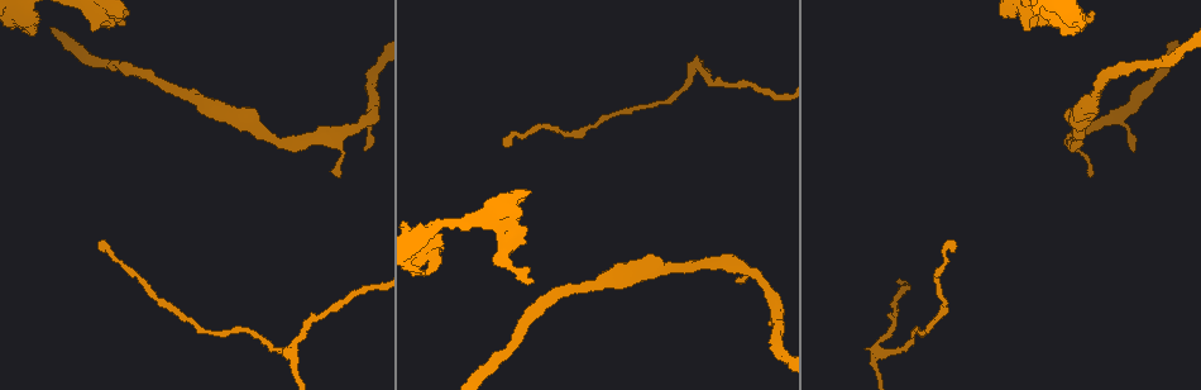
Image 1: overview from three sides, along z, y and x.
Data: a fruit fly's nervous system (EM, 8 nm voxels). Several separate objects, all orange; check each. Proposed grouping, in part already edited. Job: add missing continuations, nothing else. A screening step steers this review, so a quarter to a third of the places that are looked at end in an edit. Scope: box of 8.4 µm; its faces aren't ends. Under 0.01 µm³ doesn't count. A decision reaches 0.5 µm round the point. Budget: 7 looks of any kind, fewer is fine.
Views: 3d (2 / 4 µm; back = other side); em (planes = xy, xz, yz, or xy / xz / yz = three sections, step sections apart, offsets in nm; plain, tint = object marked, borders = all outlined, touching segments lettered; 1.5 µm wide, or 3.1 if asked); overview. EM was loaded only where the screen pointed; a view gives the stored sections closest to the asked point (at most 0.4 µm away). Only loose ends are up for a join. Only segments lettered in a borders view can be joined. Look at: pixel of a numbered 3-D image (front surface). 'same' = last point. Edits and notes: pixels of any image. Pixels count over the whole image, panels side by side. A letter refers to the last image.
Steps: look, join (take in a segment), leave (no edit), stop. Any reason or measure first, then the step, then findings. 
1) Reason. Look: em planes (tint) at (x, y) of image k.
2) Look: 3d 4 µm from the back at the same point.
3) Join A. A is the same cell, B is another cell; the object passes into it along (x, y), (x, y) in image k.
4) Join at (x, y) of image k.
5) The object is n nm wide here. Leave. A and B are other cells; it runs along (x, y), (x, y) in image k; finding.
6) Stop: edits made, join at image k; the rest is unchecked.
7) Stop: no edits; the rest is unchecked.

Look: 3d 2 µm at (502, 142) of image 1.

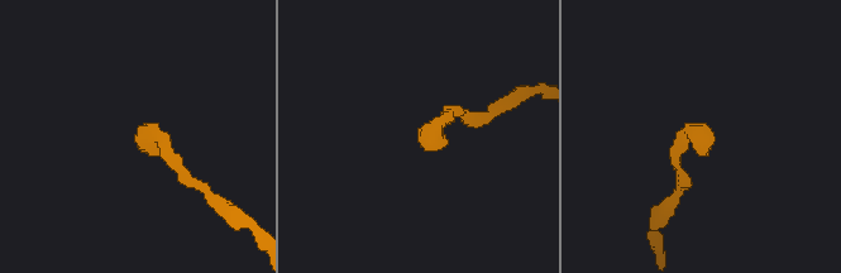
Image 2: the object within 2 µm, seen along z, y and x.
Need the tissue. Look: em yz step 8 (tint) at (137, 145) of image 2.

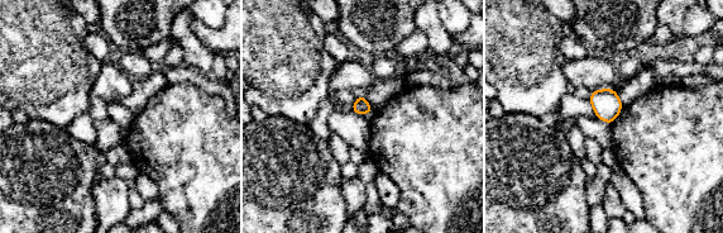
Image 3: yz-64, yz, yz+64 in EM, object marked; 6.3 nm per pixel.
Another direction. Look: em planes (borders) at the same point.

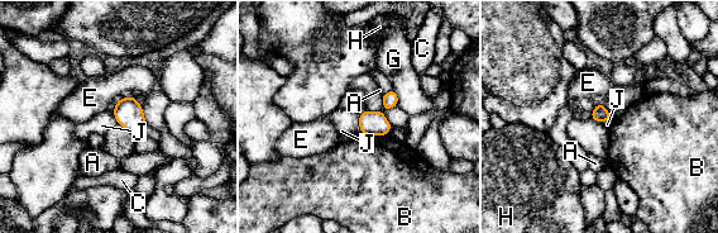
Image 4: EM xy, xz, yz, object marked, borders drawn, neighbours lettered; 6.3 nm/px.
Leave. A, B, C, E, G, H and J are other cells; a border runs along (358, 115), (360, 132) in image 4; no lettered segment goes on from it.

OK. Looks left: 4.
Free end. Look: 3d 2 µm at (340, 176) of image 1.

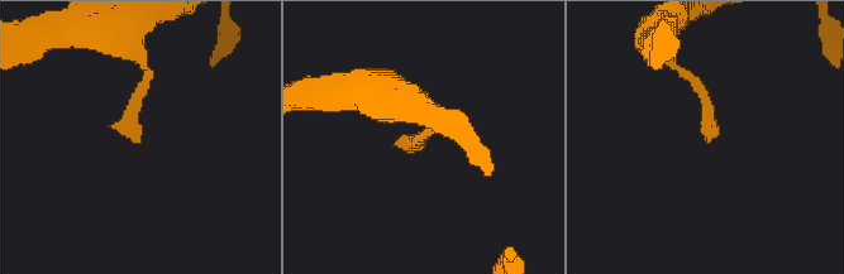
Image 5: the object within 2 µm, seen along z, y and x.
Look: em planes (borders) at (417, 144) of image 5.

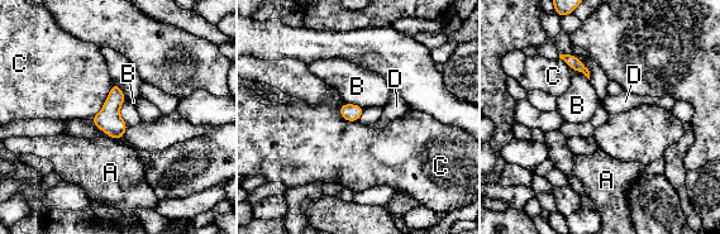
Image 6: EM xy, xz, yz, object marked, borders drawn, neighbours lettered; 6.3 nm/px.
The object is 110 nm wide here; the longest contact is with C, 280 nm. Leave. A, B, C and D are other cells; no lettered segment goes on from it.

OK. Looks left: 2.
Look: 3d 4 µm at (127, 12) of image 1.

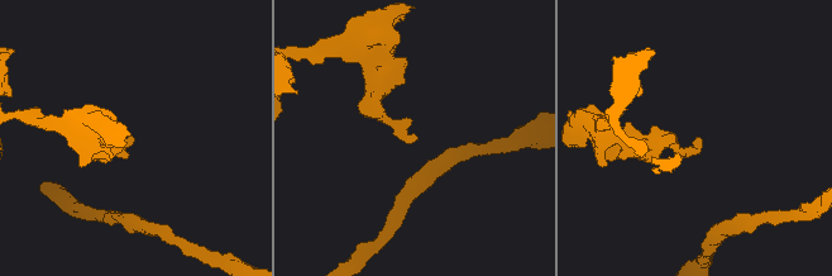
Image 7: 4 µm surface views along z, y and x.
Need the tissue. Look: em planes (borders) at (696, 139) of image 7.

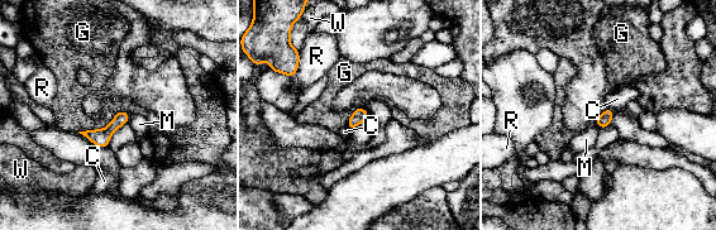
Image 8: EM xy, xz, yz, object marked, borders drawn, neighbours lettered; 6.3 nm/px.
Leave. C, G, M, R and W are other cells; none of them fits.

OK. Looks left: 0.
Stop: no edits; the rest is unchecked.

